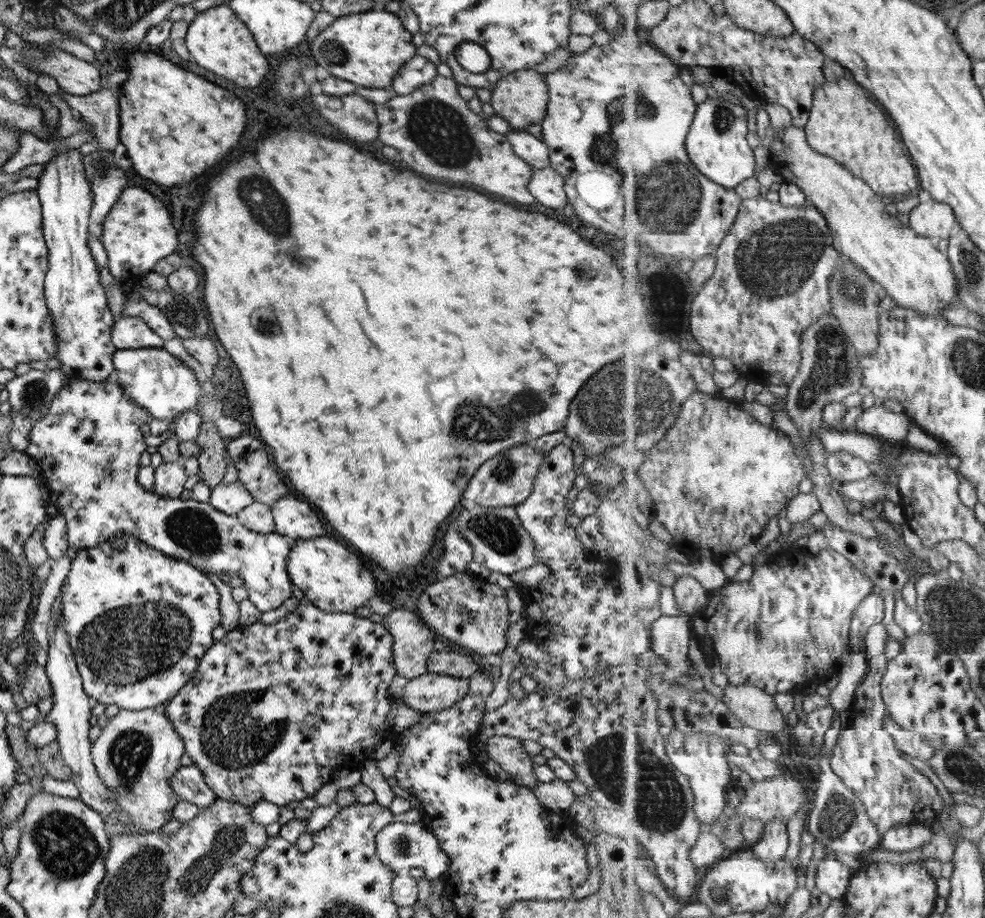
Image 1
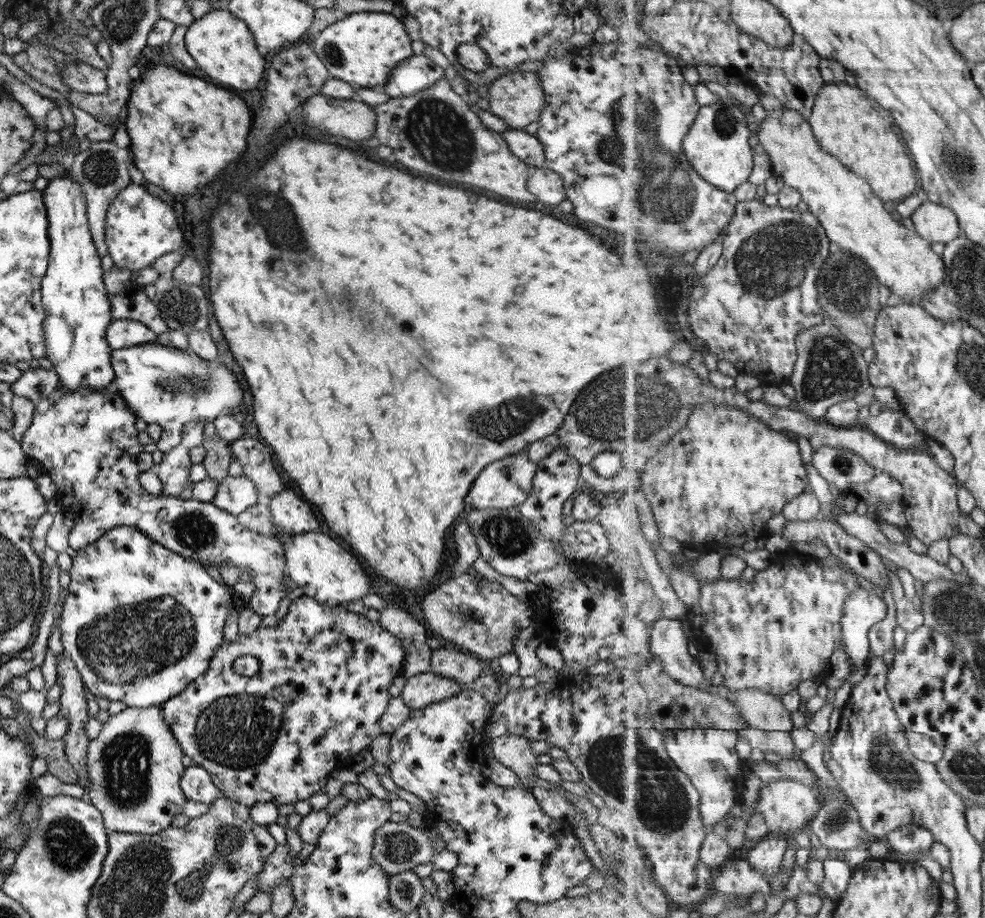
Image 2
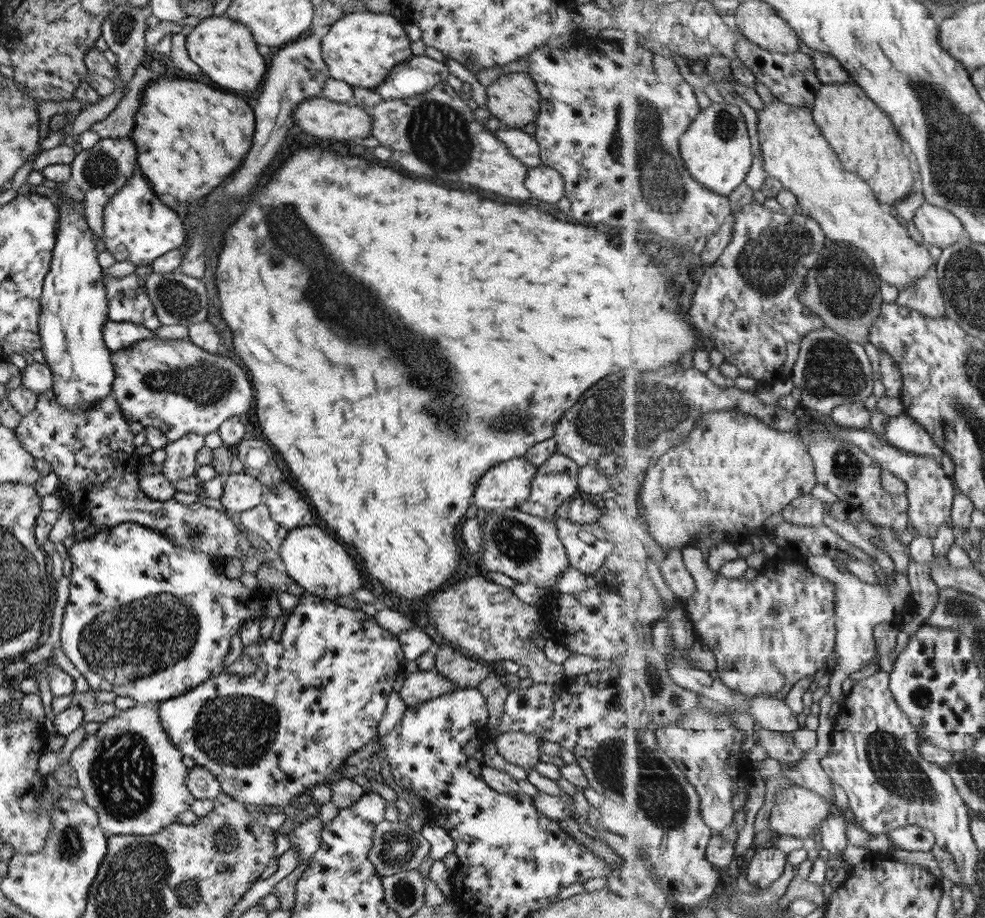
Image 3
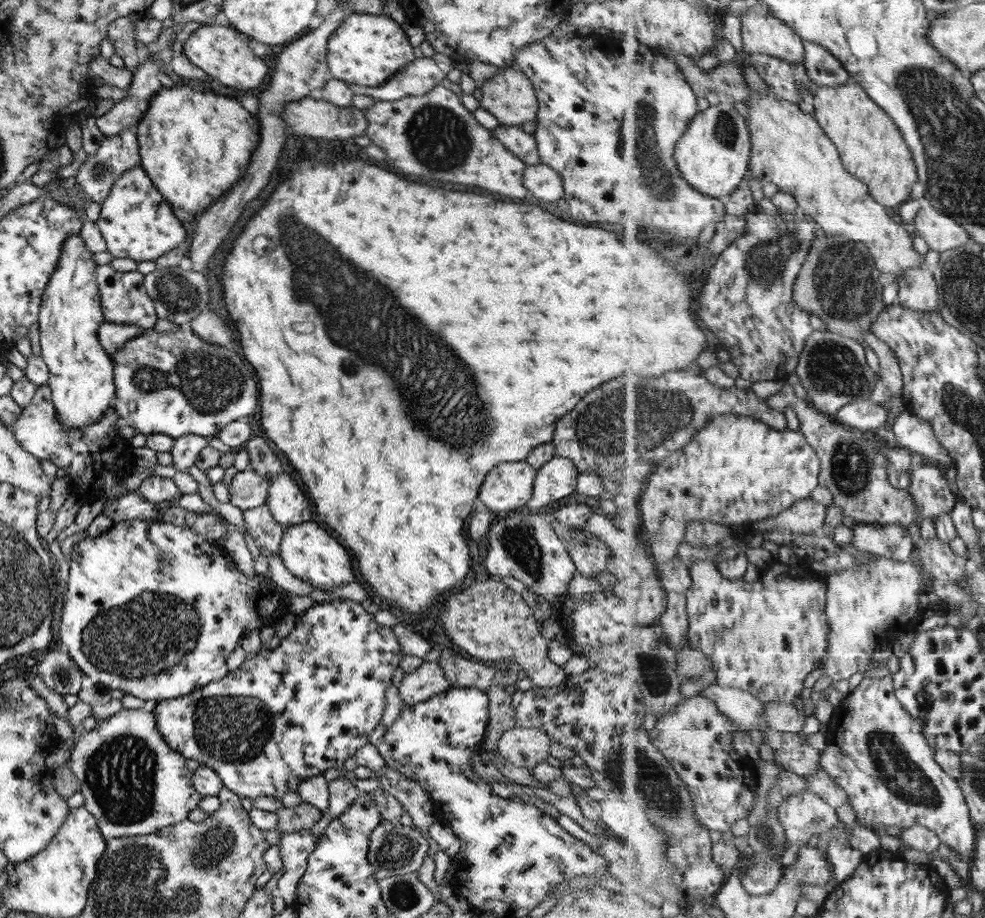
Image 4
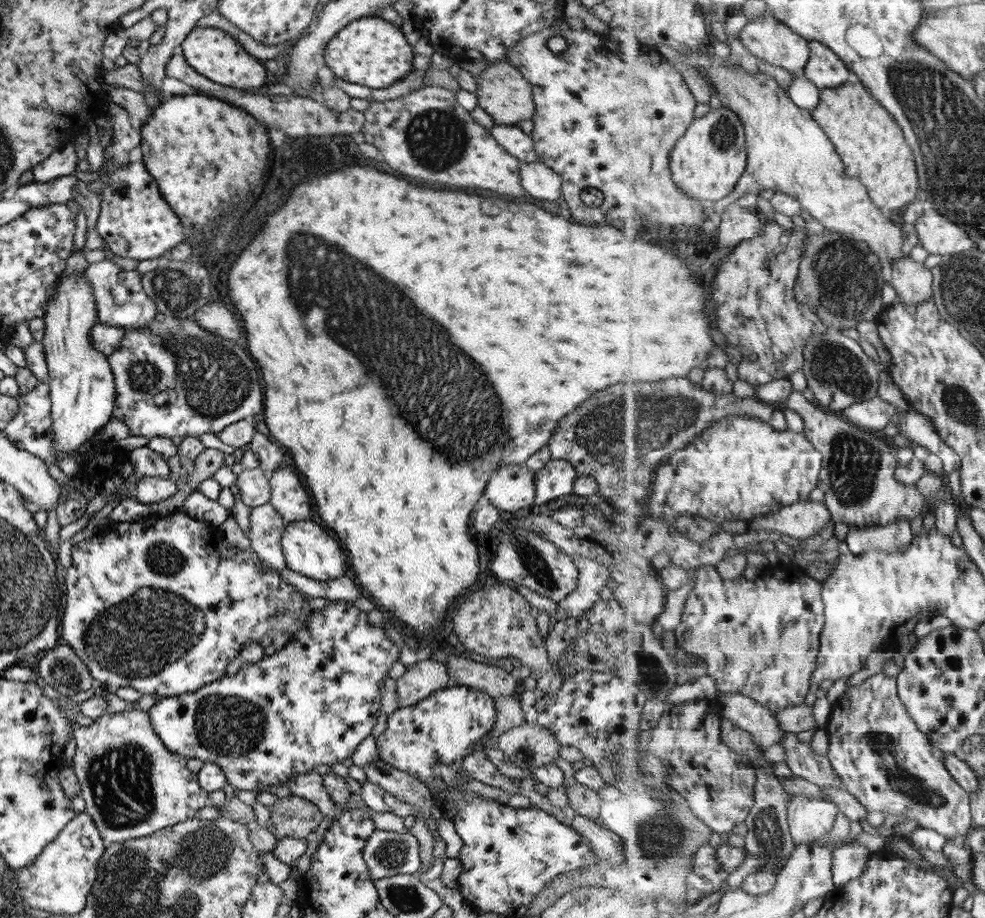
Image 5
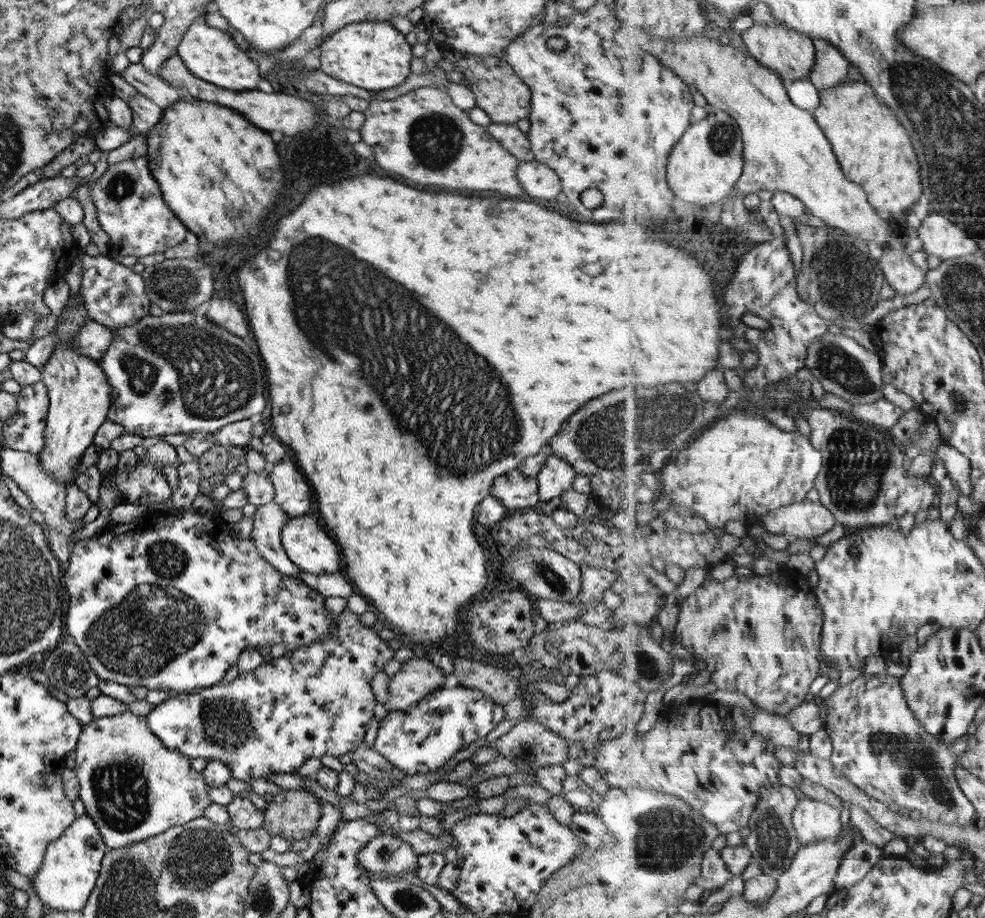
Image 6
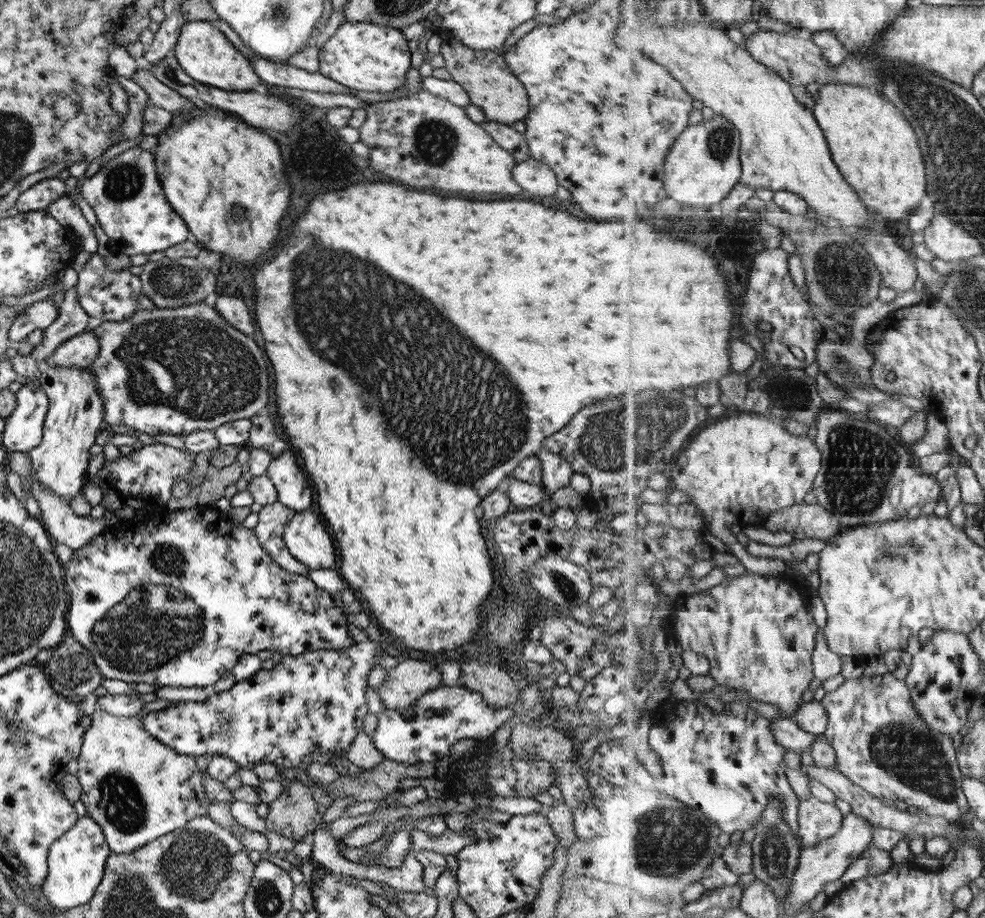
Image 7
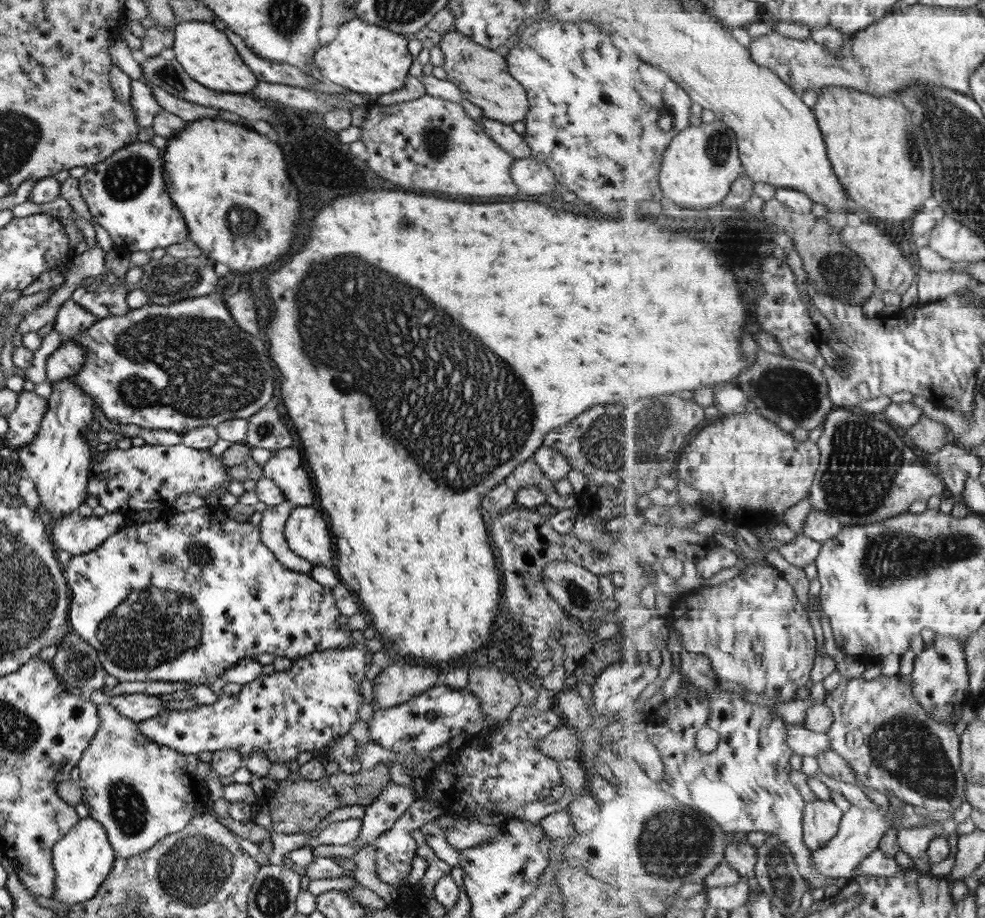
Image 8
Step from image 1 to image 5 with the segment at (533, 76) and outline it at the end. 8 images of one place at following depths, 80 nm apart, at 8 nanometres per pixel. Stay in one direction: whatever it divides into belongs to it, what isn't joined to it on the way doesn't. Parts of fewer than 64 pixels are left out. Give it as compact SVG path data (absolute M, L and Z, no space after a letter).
M495 61L485 64L481 75L474 78L478 108L481 108L495 125L517 125L521 120L533 117L532 90L529 82L505 61Z

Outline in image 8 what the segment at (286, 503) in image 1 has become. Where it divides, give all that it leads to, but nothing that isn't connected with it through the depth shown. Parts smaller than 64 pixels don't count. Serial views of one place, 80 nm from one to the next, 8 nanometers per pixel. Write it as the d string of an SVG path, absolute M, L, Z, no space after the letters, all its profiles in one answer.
M292 447L271 452L262 467L262 476L273 481L284 500L292 506L309 506L313 502L311 482L303 465L303 455Z

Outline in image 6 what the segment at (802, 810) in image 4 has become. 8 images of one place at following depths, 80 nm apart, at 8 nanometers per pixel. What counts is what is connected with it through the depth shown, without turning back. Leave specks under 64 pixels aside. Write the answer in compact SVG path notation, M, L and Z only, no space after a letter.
M799 796L792 823L800 843L808 845L837 836L841 832L840 811L831 804Z

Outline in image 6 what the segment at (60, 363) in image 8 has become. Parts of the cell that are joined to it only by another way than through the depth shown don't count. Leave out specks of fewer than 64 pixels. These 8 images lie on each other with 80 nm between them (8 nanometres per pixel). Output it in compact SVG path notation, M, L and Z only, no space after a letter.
M87 320L76 334L72 347L76 353L97 360L106 351L108 344L112 341L112 336L114 334L109 327Z

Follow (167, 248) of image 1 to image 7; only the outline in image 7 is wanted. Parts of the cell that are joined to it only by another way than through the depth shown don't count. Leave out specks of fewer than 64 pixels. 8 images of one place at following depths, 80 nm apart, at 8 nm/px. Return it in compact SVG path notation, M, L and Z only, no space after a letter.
M131 147L109 159L99 169L82 177L79 193L92 208L96 222L109 240L113 254L150 255L183 242L189 231L180 216L164 199L163 189L155 175L154 156L149 151Z

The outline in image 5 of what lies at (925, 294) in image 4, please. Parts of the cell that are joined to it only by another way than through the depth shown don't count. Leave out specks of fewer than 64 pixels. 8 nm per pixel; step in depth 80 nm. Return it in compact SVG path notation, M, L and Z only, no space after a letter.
M908 256L893 262L891 284L901 303L923 304L934 297L931 270Z

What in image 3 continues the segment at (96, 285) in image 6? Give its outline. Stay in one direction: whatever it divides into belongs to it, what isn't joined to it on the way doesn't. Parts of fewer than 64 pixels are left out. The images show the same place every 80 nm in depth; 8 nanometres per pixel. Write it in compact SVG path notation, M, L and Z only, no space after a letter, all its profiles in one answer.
M102 269L102 281L107 297L108 321L137 324L151 332L159 328L160 323L148 299L143 278L132 273L115 279L107 277L105 269Z

